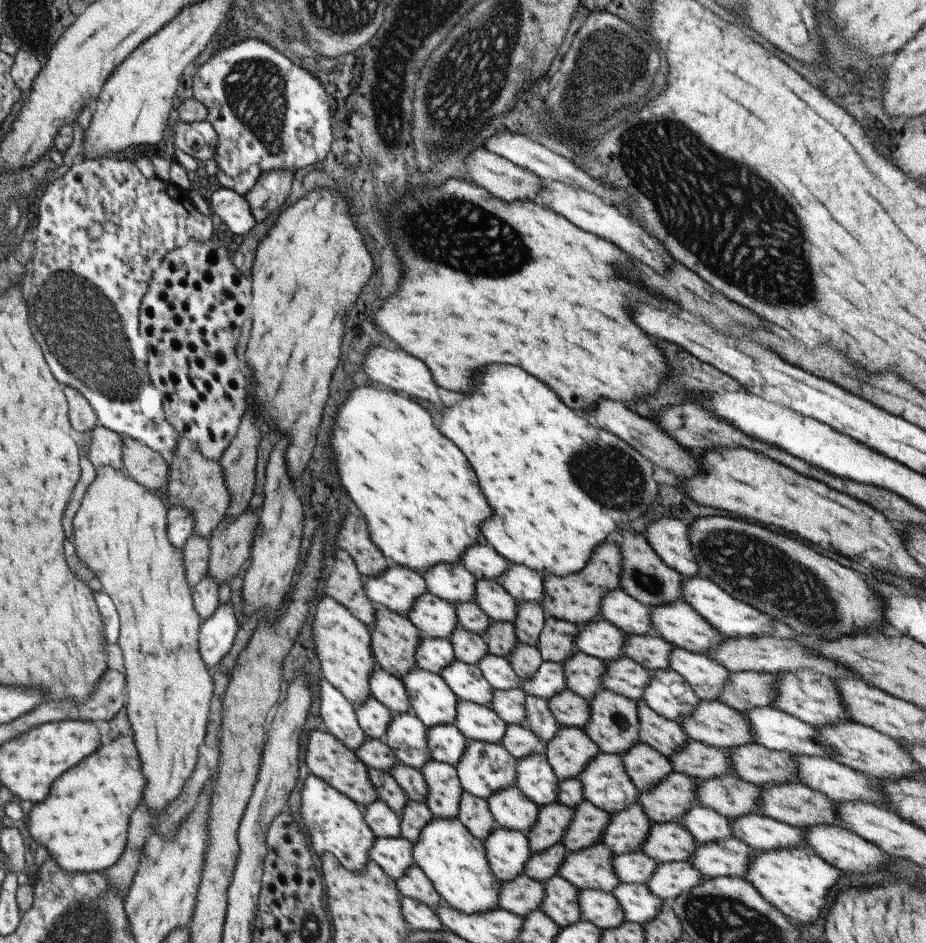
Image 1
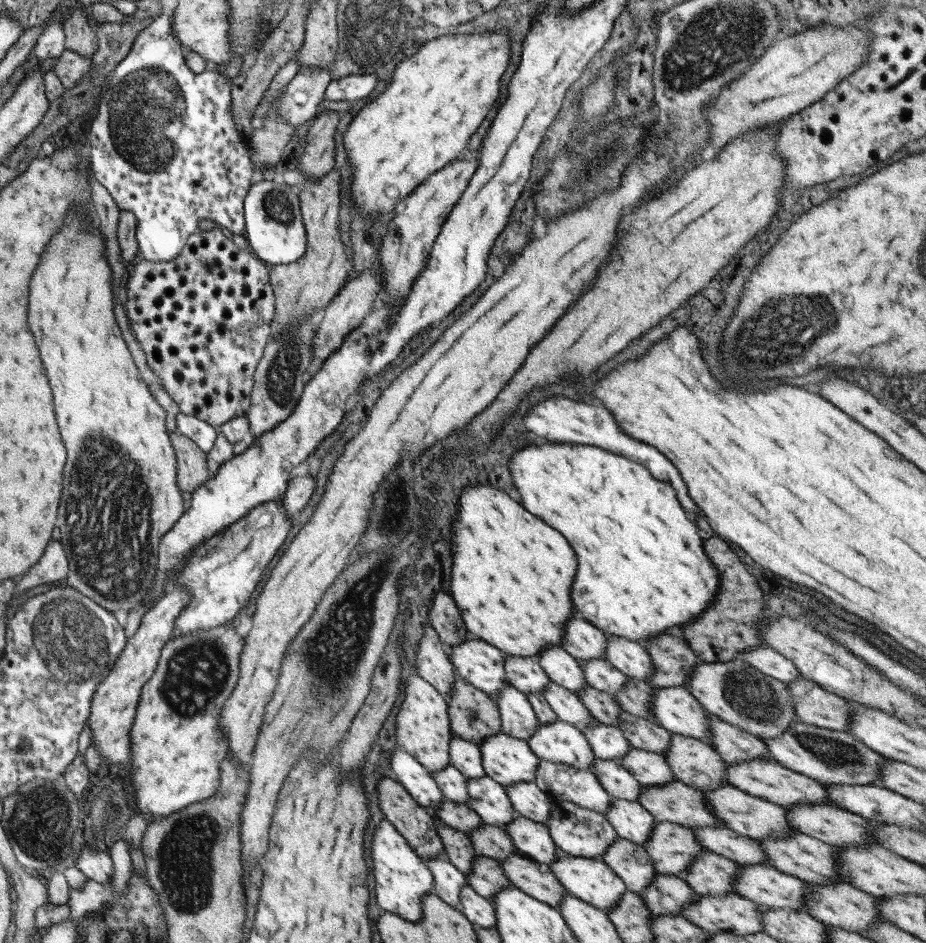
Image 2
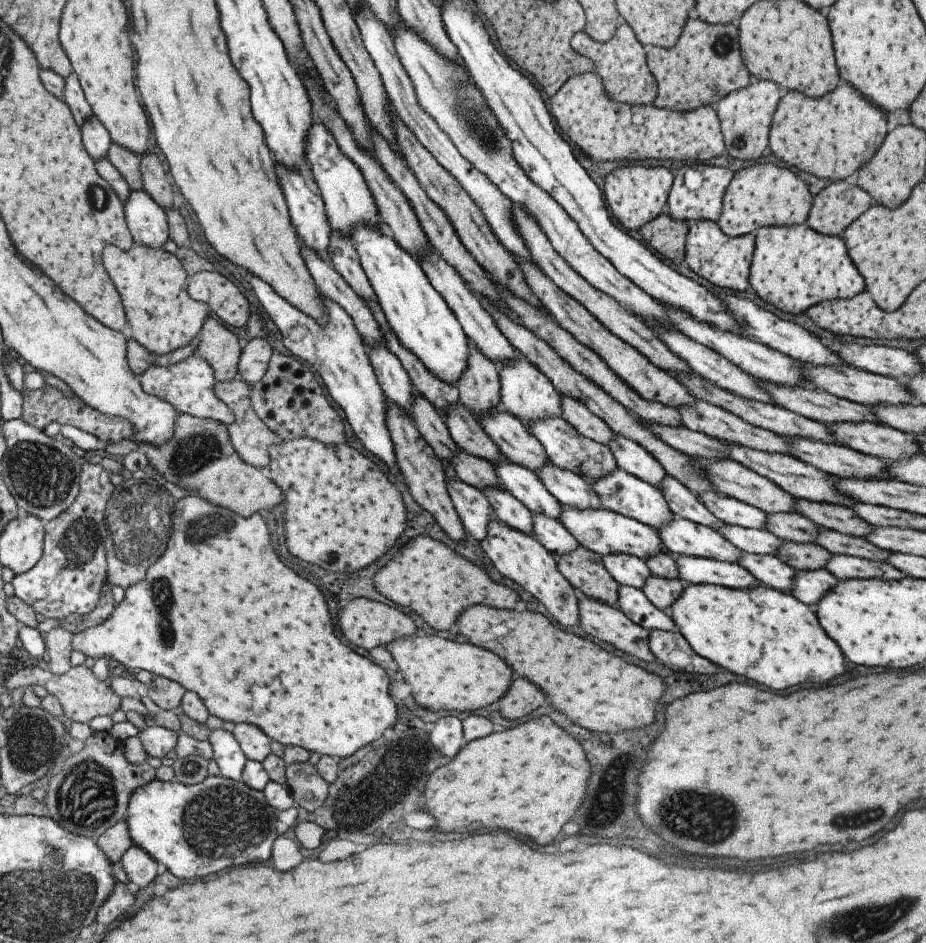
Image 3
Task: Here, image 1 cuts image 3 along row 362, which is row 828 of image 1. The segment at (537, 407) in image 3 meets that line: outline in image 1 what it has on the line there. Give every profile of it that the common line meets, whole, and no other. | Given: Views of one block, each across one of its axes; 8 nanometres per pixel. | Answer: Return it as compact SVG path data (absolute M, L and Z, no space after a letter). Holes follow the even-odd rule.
M516 785L499 790L486 800L488 809L499 827L526 834L537 821L539 805L526 798Z

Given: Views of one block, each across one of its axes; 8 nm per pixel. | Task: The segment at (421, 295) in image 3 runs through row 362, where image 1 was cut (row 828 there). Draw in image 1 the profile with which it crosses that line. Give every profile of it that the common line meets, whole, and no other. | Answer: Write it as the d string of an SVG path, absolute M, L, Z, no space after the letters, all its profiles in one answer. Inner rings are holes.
M433 816L422 828L418 843L412 846L412 860L452 908L466 914L490 913L499 909L501 880L492 874L488 866L482 841L472 836L457 817Z

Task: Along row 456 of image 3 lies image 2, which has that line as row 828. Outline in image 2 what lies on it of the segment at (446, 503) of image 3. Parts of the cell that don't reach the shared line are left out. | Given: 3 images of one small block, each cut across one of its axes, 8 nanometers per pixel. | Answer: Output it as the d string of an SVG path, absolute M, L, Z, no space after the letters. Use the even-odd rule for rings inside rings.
M379 778L374 786L376 790L374 794L378 794L380 800L380 808L386 815L386 819L390 821L394 828L402 835L406 842L410 843L412 849L424 860L434 859L434 857L443 857L444 846L440 840L437 825L434 819L424 807L420 806L408 794L408 791L400 784L396 778Z

